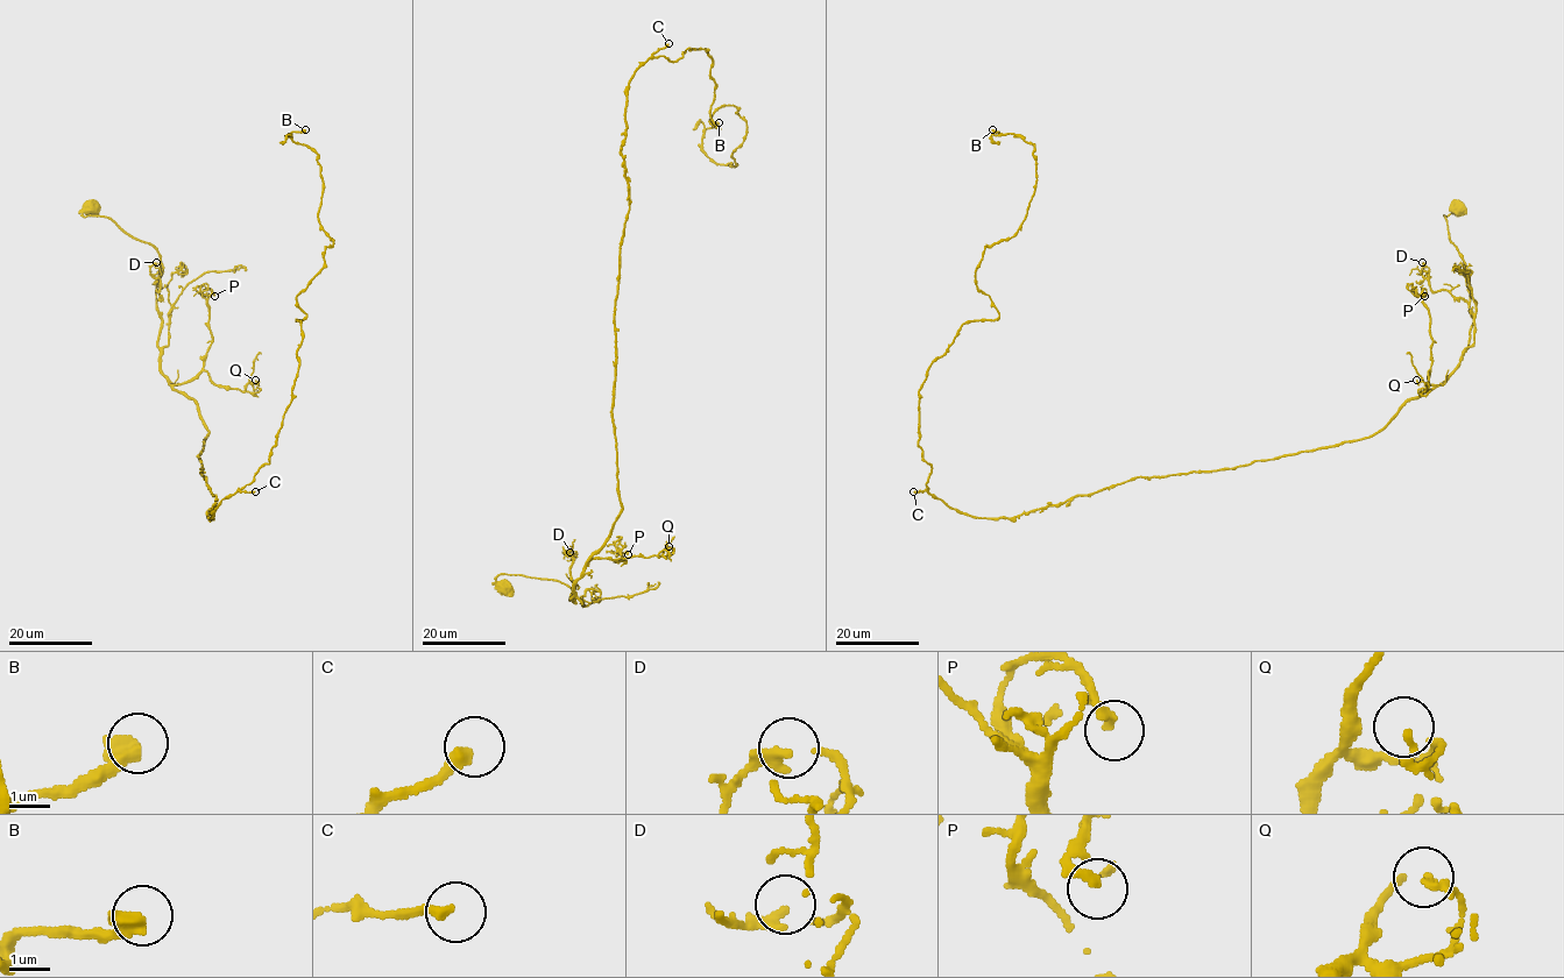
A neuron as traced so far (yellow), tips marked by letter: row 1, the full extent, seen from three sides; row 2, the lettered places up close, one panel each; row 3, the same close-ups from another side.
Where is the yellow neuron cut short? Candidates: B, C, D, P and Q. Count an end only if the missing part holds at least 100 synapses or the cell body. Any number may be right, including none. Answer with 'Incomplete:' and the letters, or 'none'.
Incomplete: C

